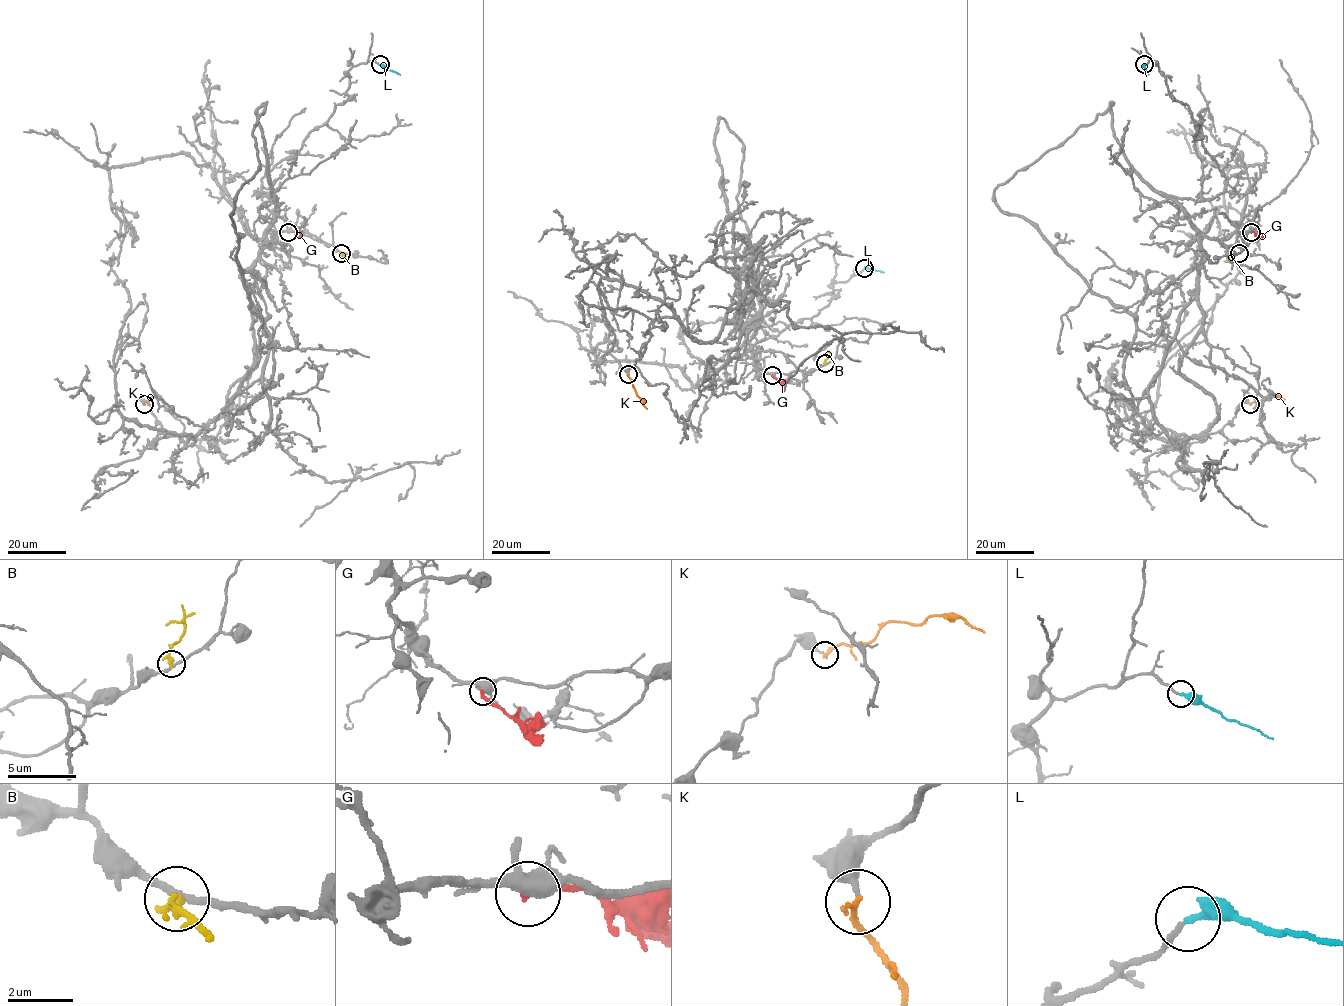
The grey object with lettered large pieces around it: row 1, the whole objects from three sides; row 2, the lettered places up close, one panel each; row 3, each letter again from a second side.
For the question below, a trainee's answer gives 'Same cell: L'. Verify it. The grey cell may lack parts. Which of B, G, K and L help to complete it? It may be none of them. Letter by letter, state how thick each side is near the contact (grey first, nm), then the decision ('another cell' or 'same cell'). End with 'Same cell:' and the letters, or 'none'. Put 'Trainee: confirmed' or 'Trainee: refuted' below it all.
B: calibres 200 and 340 nm; another cell
G: calibres 440 and 280 nm; another cell
K: calibres 240 and 200 nm; another cell
L: calibres 160 and 360 nm; same cell
Same cell: L
Trainee: confirmed

